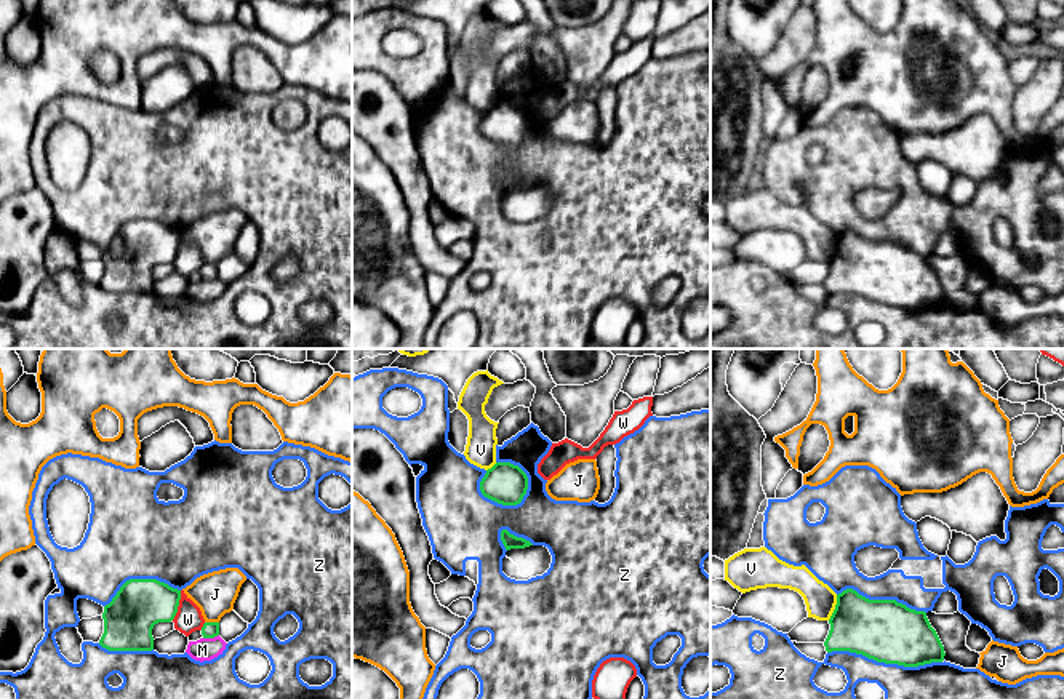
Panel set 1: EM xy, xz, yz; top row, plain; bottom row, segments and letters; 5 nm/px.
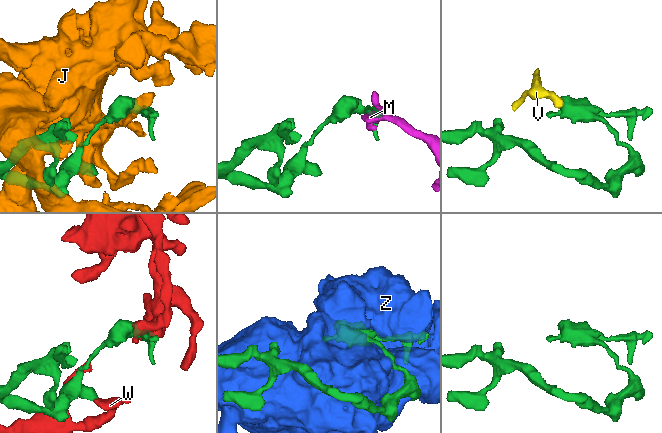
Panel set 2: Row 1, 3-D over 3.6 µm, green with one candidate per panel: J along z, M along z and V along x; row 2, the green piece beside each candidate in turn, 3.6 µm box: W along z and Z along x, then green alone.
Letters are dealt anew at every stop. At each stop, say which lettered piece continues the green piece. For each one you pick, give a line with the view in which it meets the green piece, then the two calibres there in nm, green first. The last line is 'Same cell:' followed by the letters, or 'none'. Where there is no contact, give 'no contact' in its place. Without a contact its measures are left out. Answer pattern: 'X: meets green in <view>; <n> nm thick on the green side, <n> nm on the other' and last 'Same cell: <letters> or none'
Same cell: none

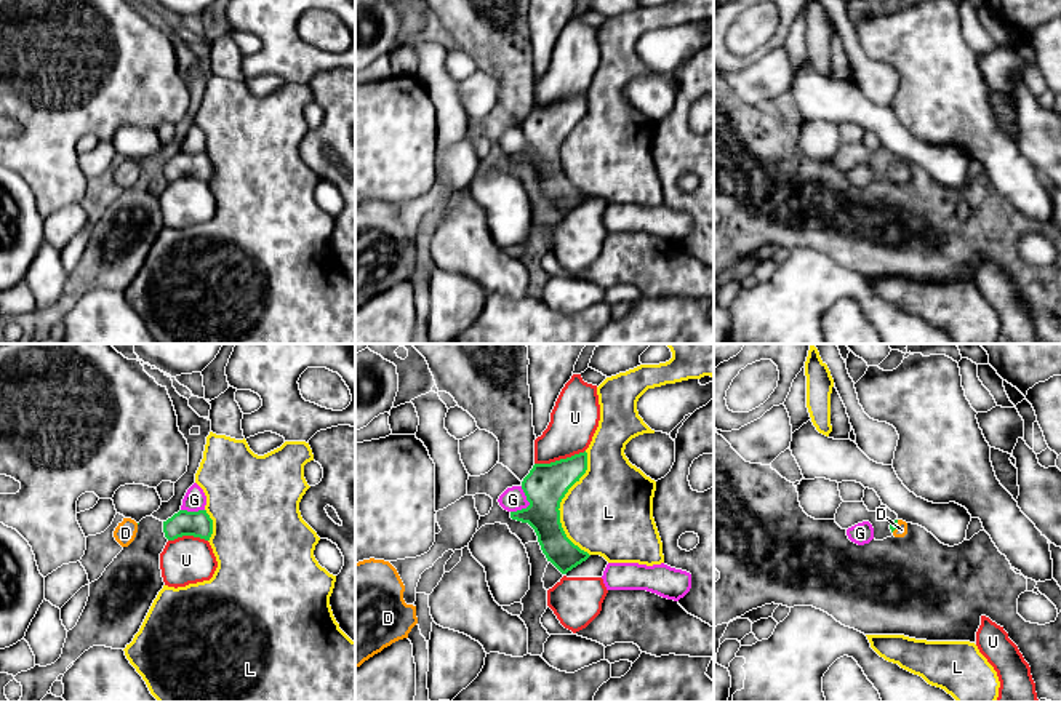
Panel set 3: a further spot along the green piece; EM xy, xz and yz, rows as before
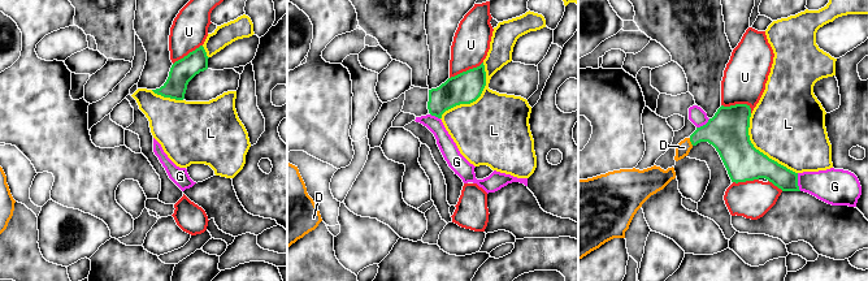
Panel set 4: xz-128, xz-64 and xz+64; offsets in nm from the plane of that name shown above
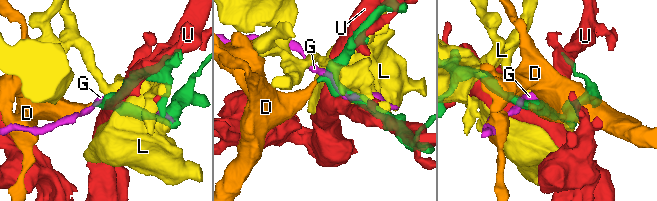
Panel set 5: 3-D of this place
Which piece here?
D: meets green in yz; 40 nm thick on the green side, 60 nm on the other
Same cell: D

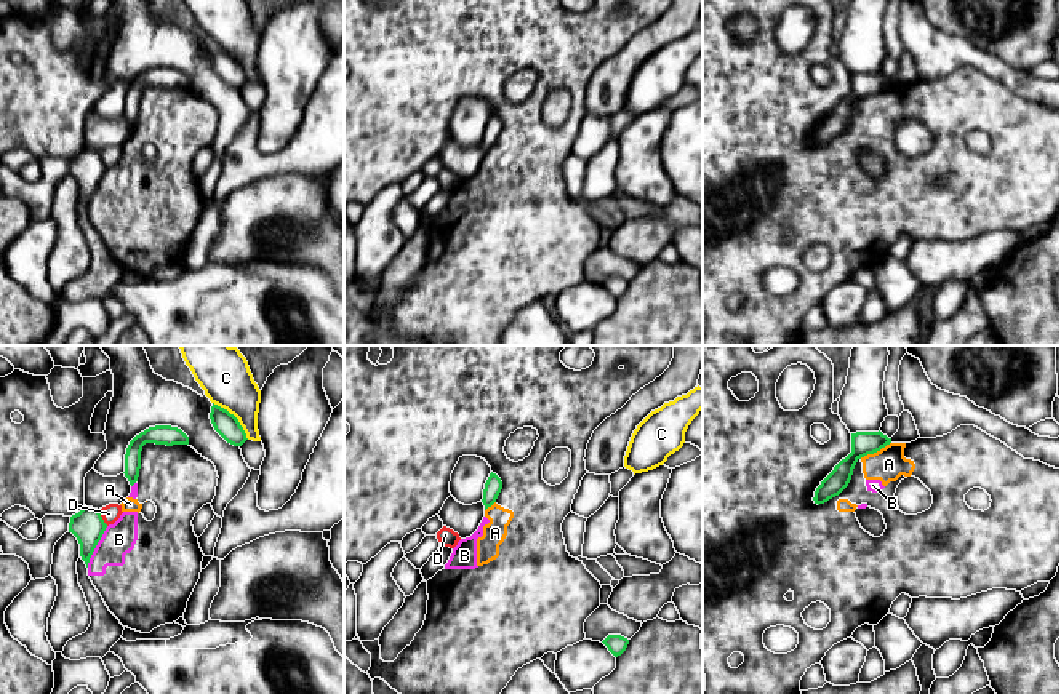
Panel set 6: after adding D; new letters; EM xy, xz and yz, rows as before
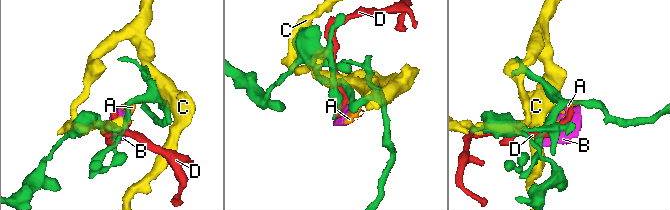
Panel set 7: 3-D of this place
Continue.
Same cell: none

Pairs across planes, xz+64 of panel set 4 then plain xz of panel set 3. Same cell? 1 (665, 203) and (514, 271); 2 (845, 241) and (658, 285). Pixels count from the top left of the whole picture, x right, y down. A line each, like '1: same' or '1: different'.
1: same
2: same

